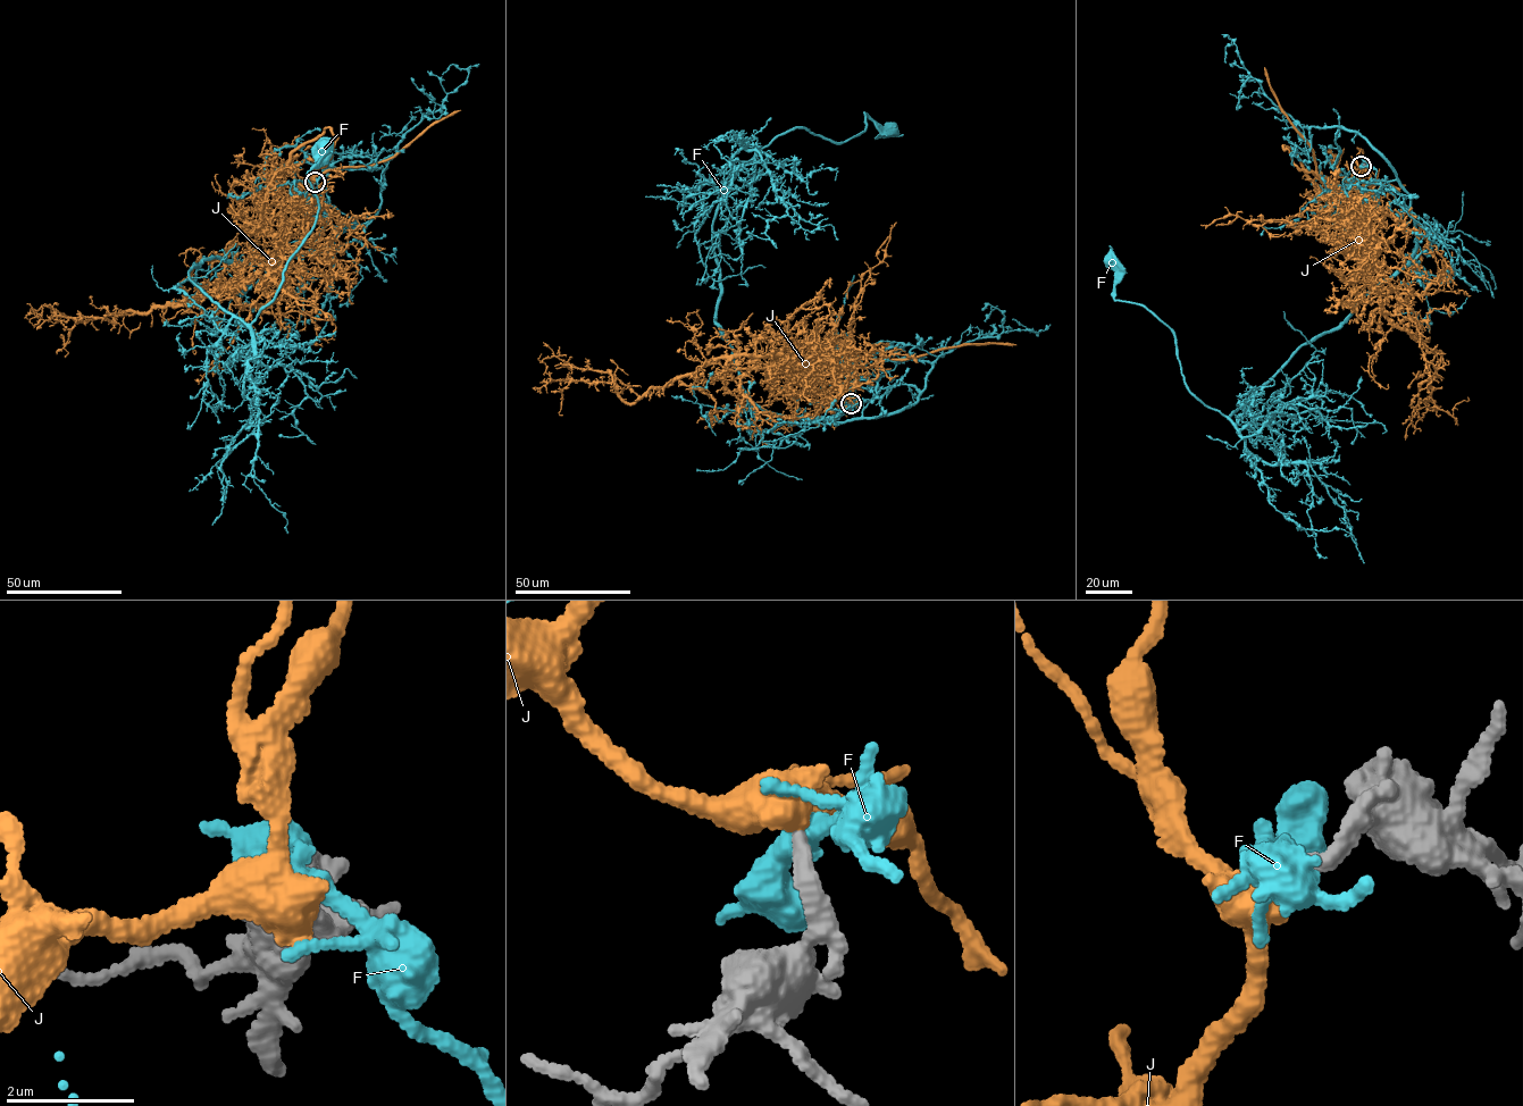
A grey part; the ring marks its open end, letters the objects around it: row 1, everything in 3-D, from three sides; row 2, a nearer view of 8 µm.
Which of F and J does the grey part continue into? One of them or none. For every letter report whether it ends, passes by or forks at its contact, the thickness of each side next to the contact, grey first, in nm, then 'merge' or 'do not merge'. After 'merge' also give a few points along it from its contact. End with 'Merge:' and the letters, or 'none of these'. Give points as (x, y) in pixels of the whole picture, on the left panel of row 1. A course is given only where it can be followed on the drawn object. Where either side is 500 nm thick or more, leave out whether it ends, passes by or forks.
F: it passes by | 240/420 nm | do not merge
J: it passes by | 280/480 nm | merge | via (315, 182), (287, 167), (283, 244), (237, 284), (114, 321), (44, 304), (34, 327)
Merge: J

